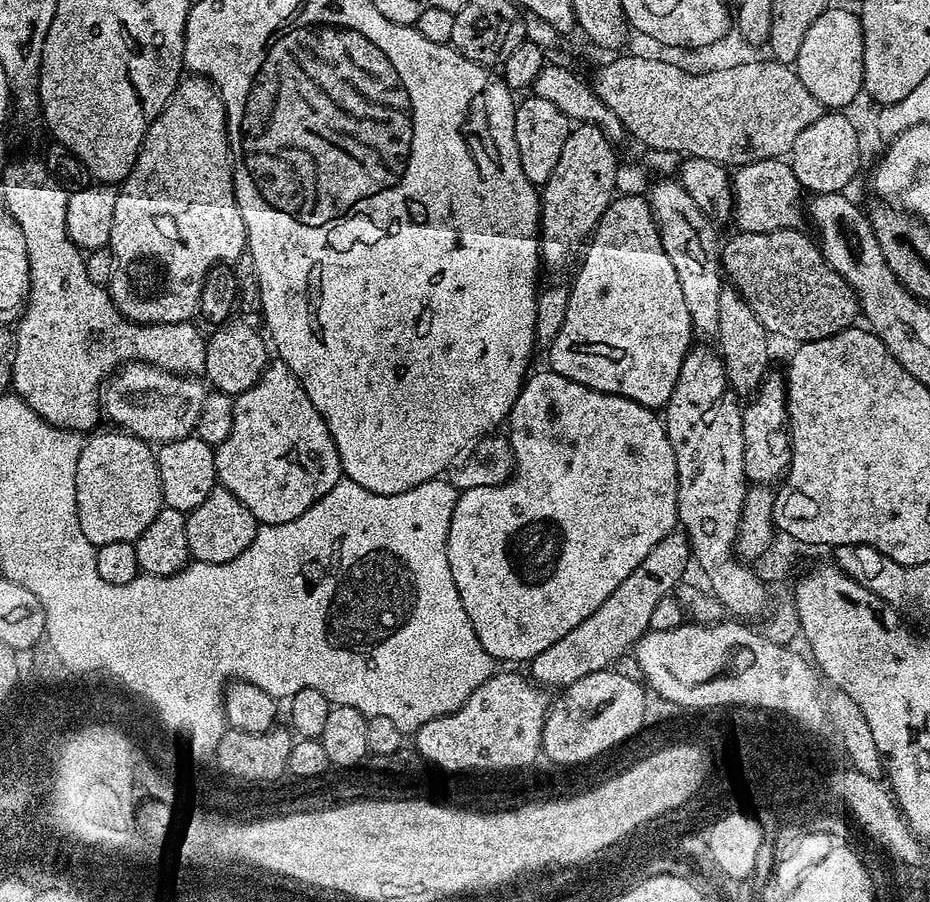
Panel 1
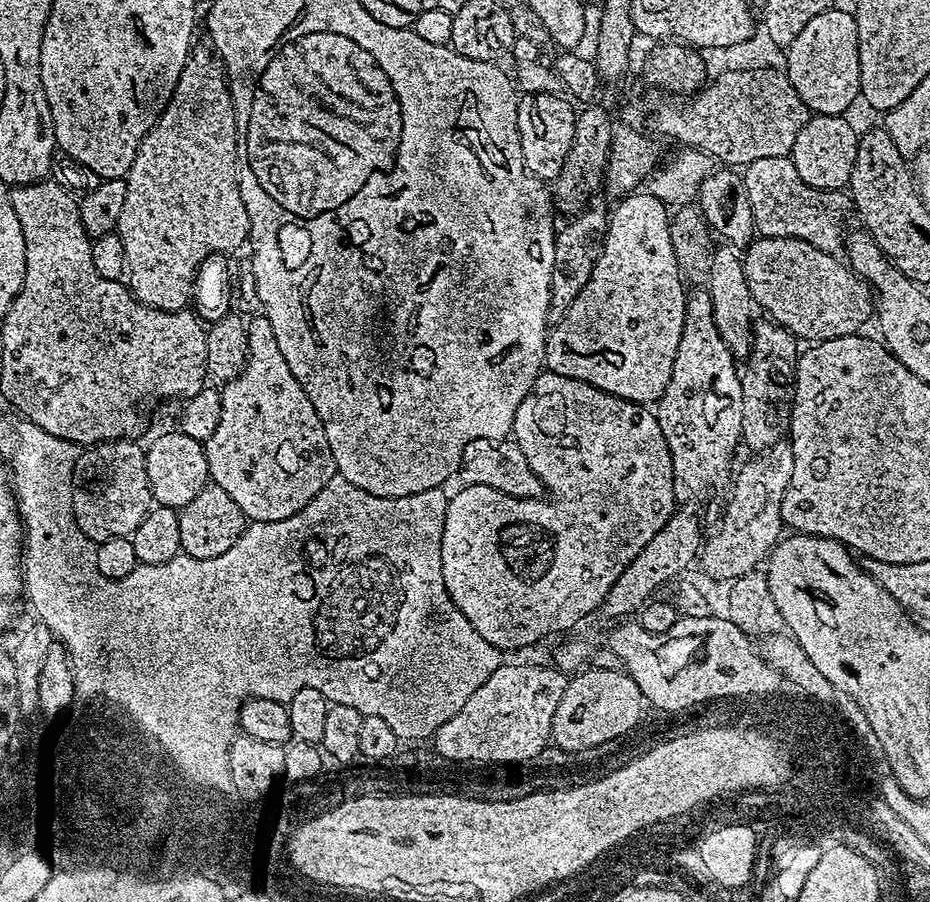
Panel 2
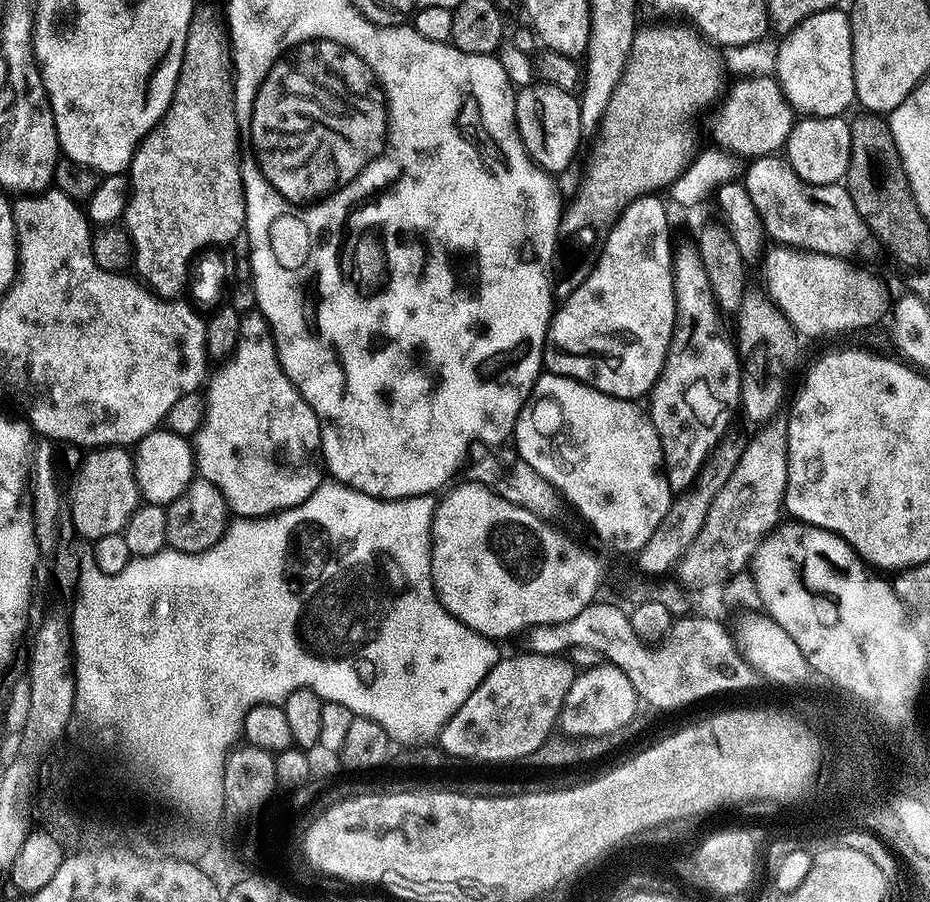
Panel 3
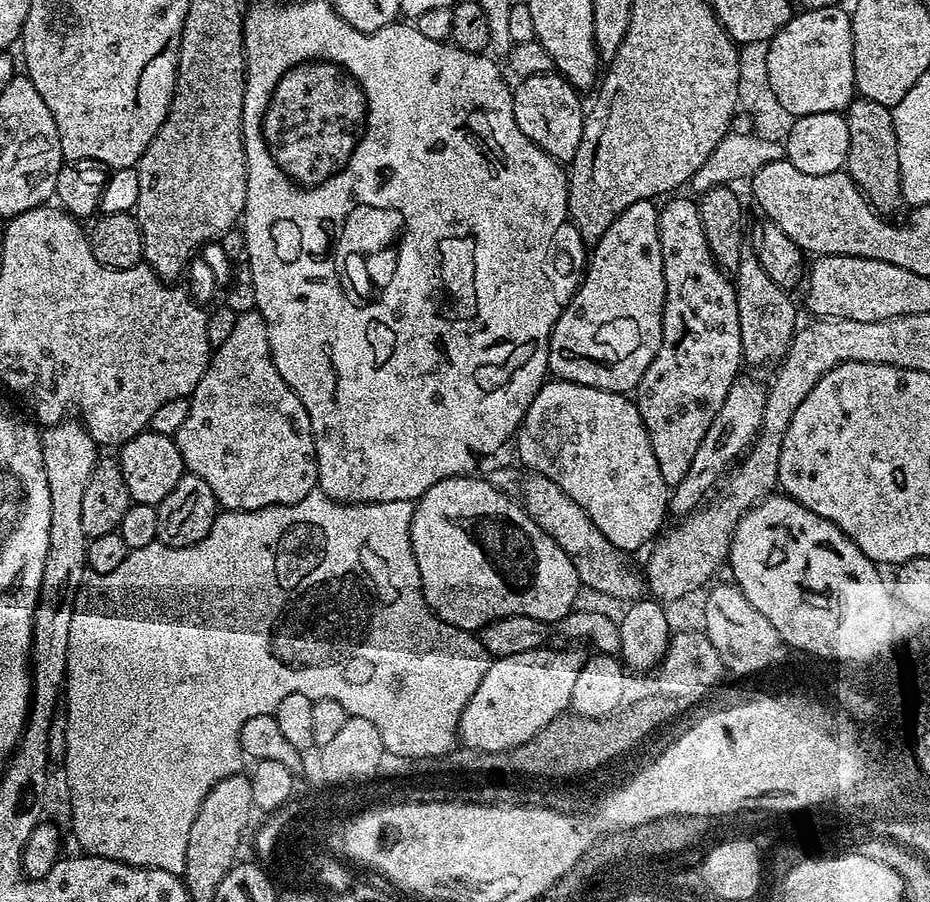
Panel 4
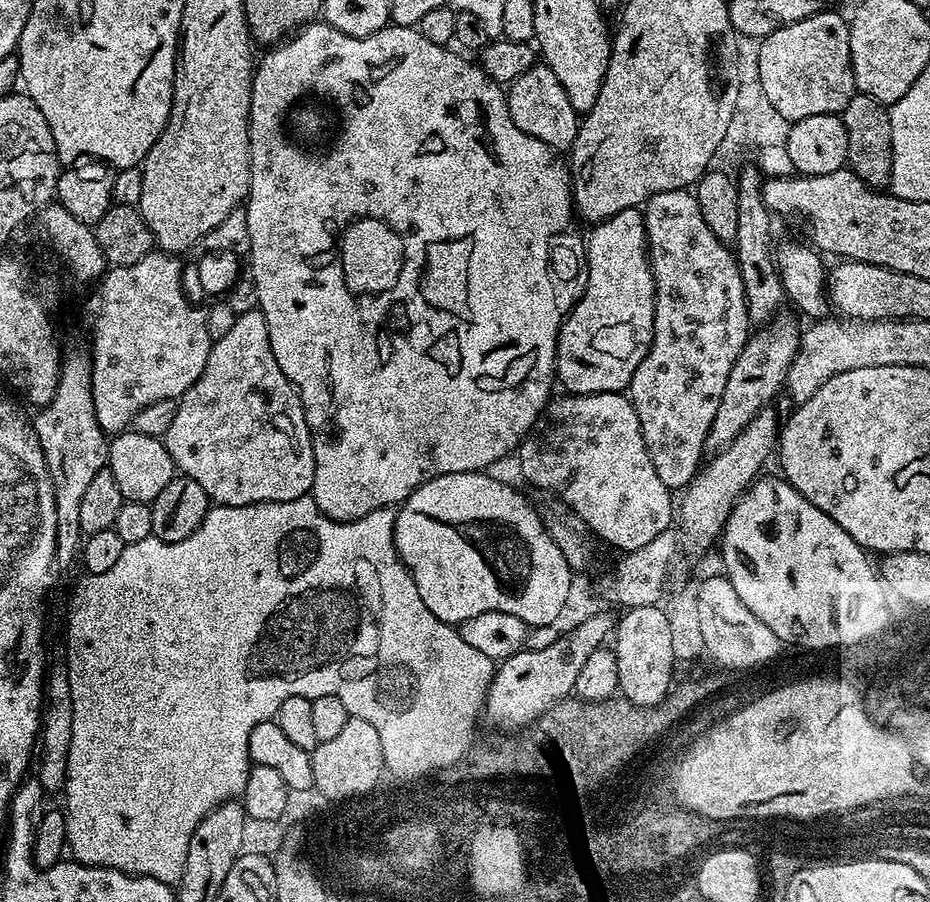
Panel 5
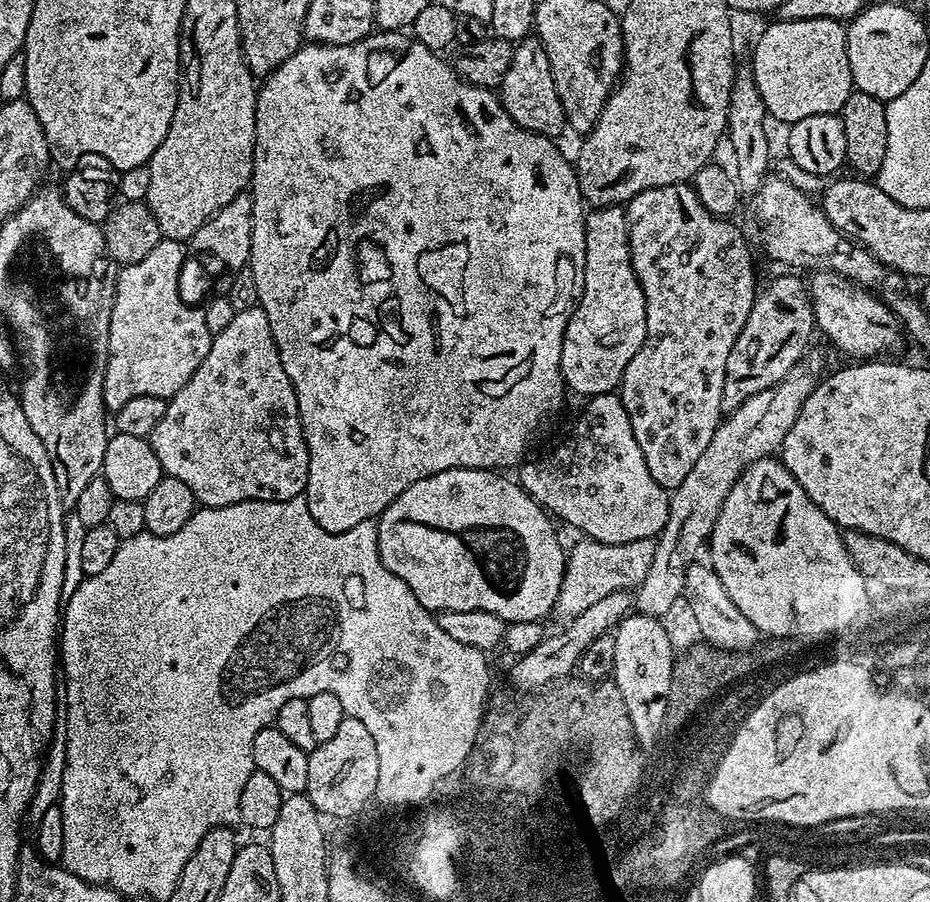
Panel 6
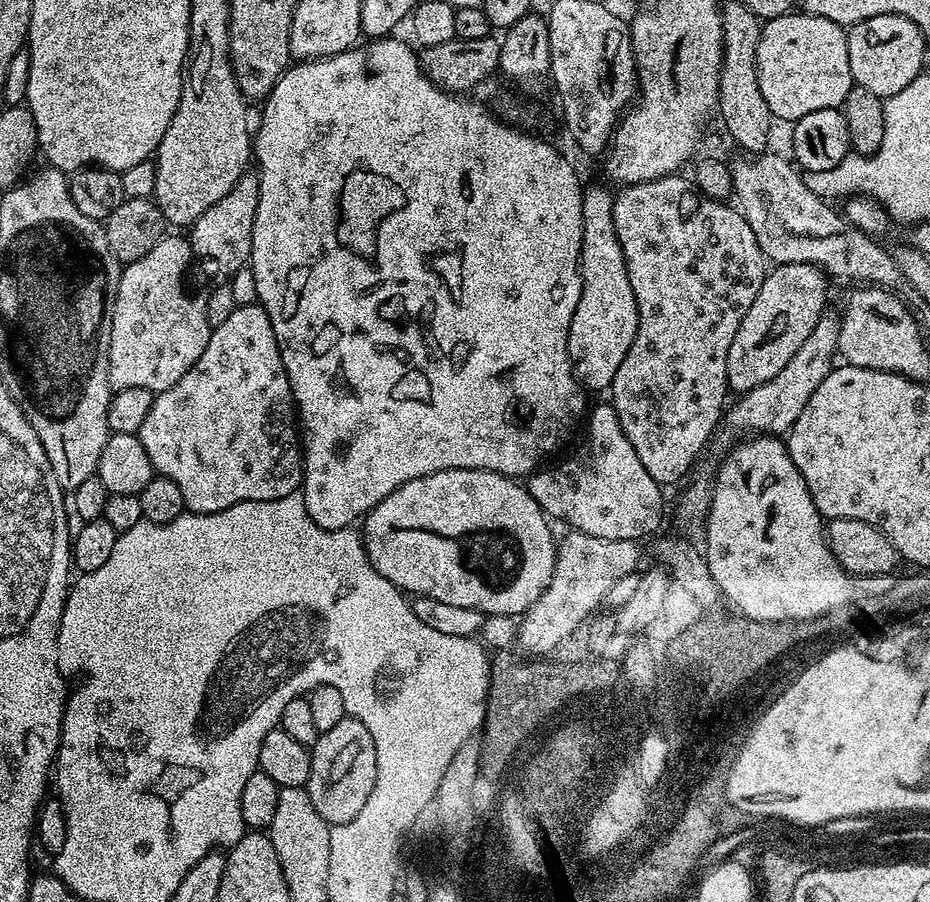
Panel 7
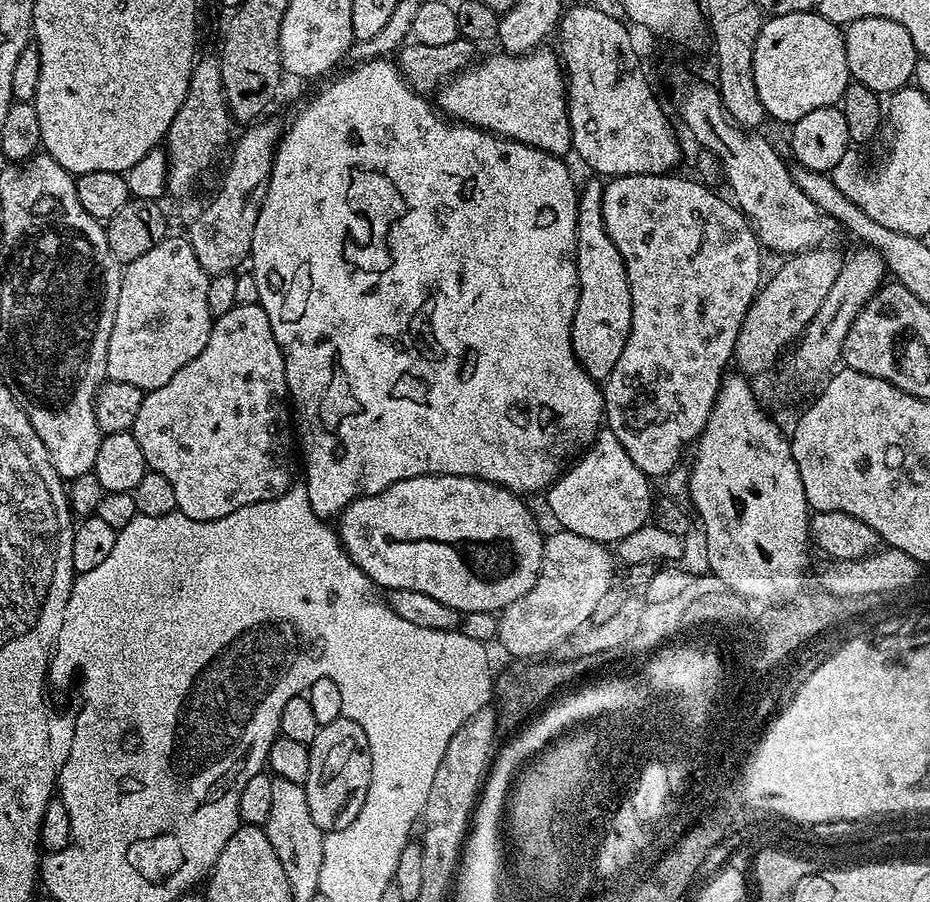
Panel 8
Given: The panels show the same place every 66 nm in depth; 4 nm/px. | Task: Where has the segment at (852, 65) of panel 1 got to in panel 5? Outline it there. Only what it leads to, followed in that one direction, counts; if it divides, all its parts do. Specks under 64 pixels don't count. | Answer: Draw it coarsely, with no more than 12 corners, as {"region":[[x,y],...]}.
{"region":[[822,10],[760,41],[762,90],[789,122],[854,95],[849,21]]}

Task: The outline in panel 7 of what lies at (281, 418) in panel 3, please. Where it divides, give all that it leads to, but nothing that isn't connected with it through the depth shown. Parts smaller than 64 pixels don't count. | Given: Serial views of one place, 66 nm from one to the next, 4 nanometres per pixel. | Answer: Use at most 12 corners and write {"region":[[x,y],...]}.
{"region":[[259,303],[138,435],[190,512],[286,498],[302,436]]}

